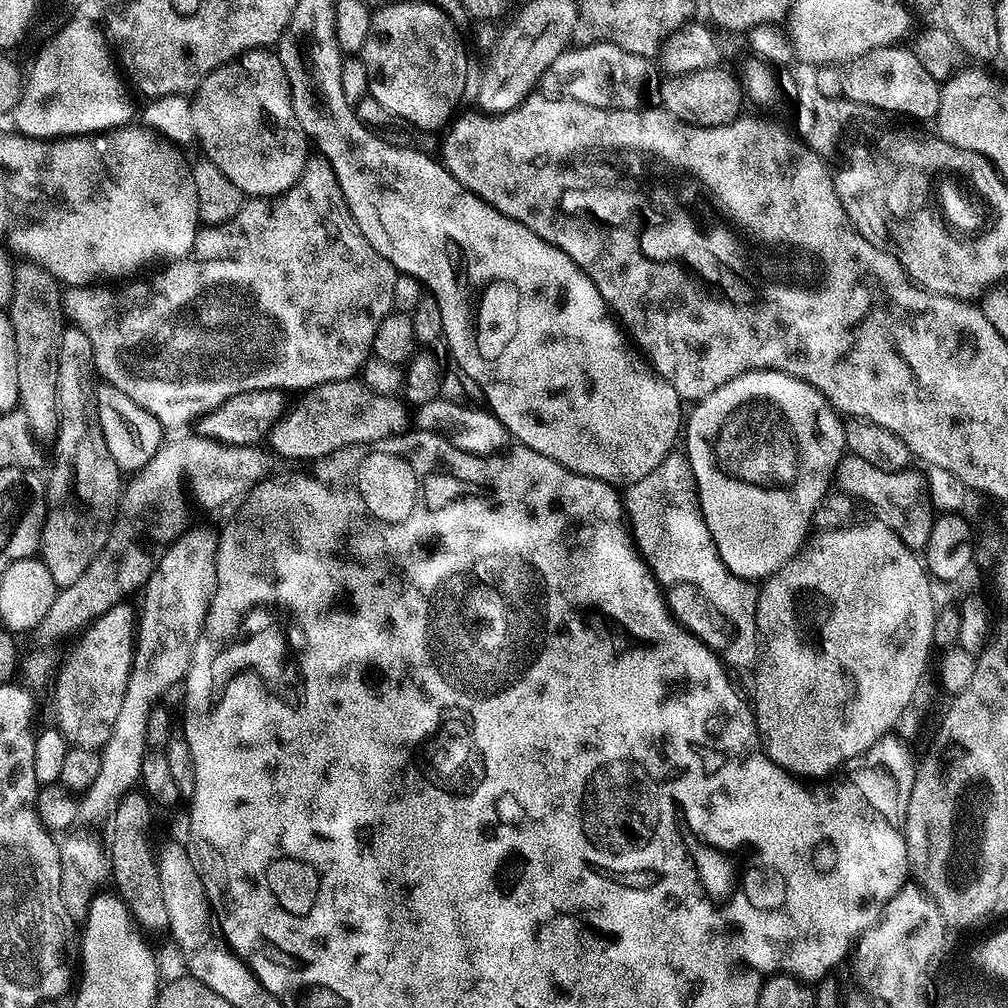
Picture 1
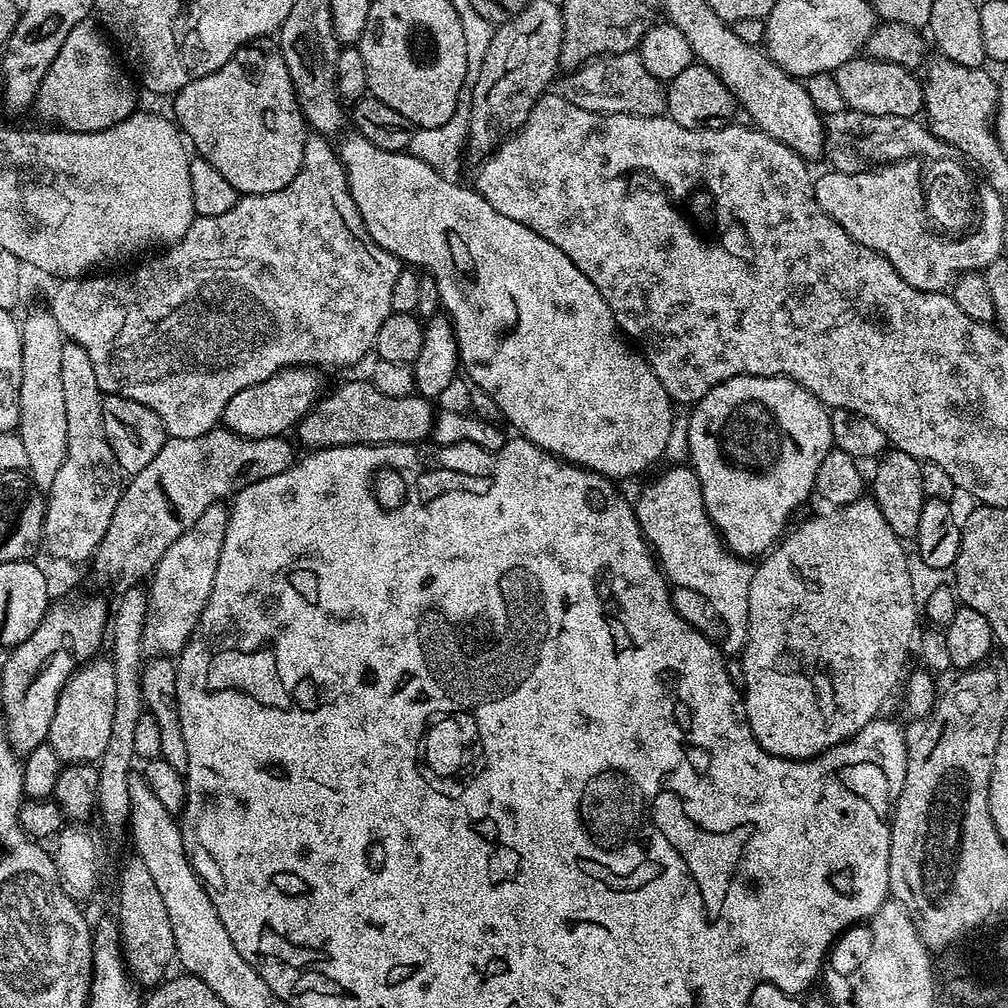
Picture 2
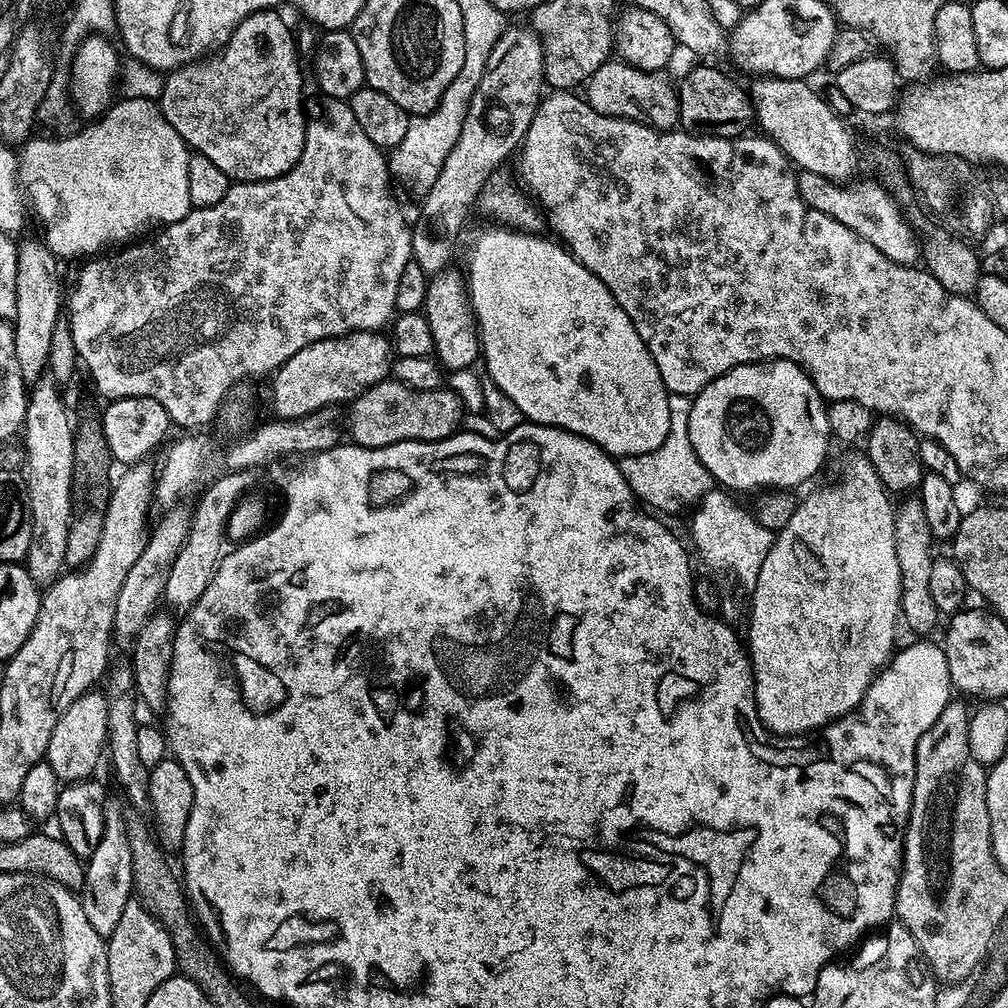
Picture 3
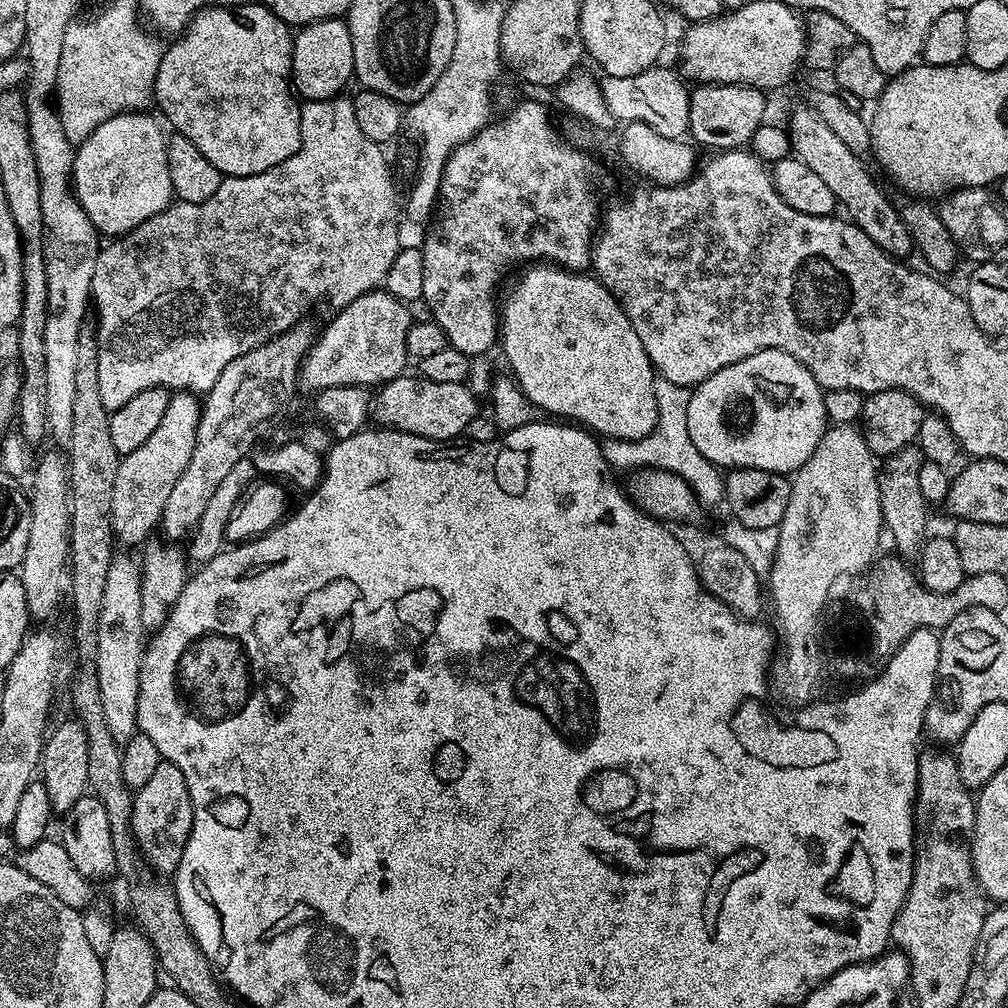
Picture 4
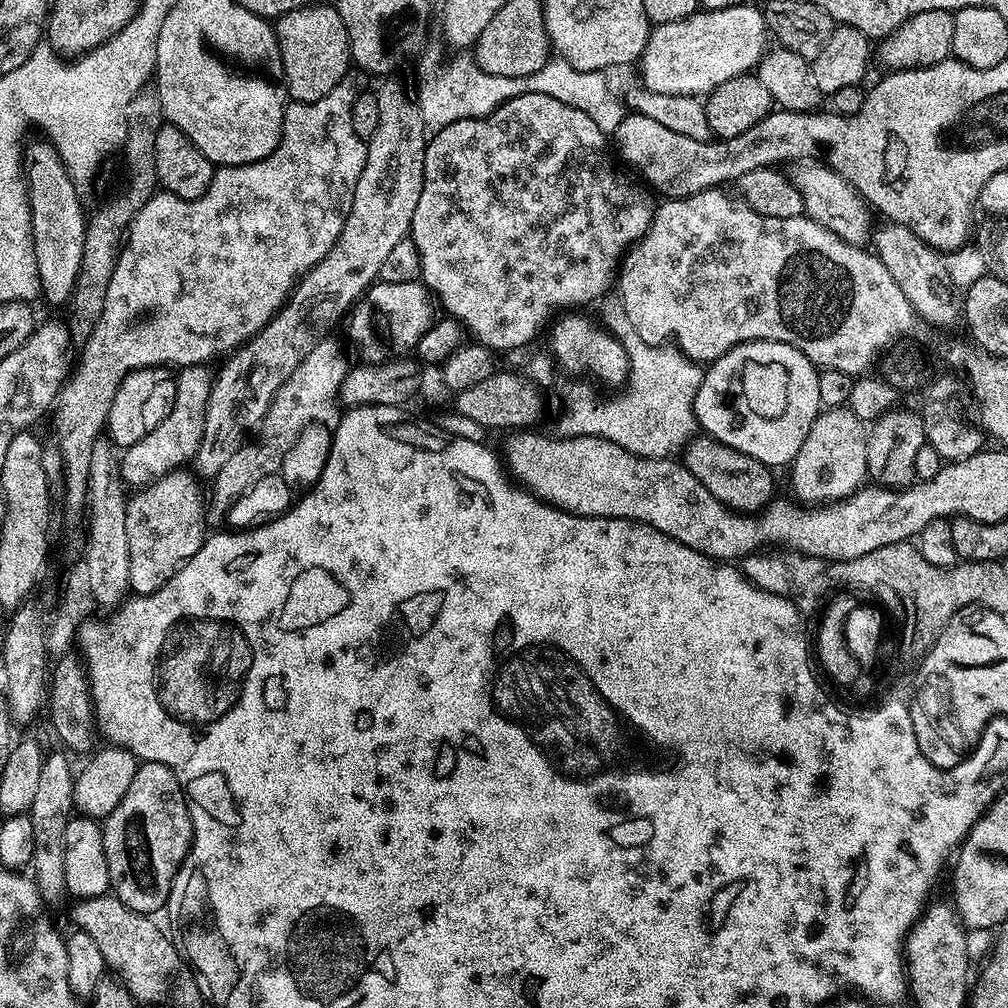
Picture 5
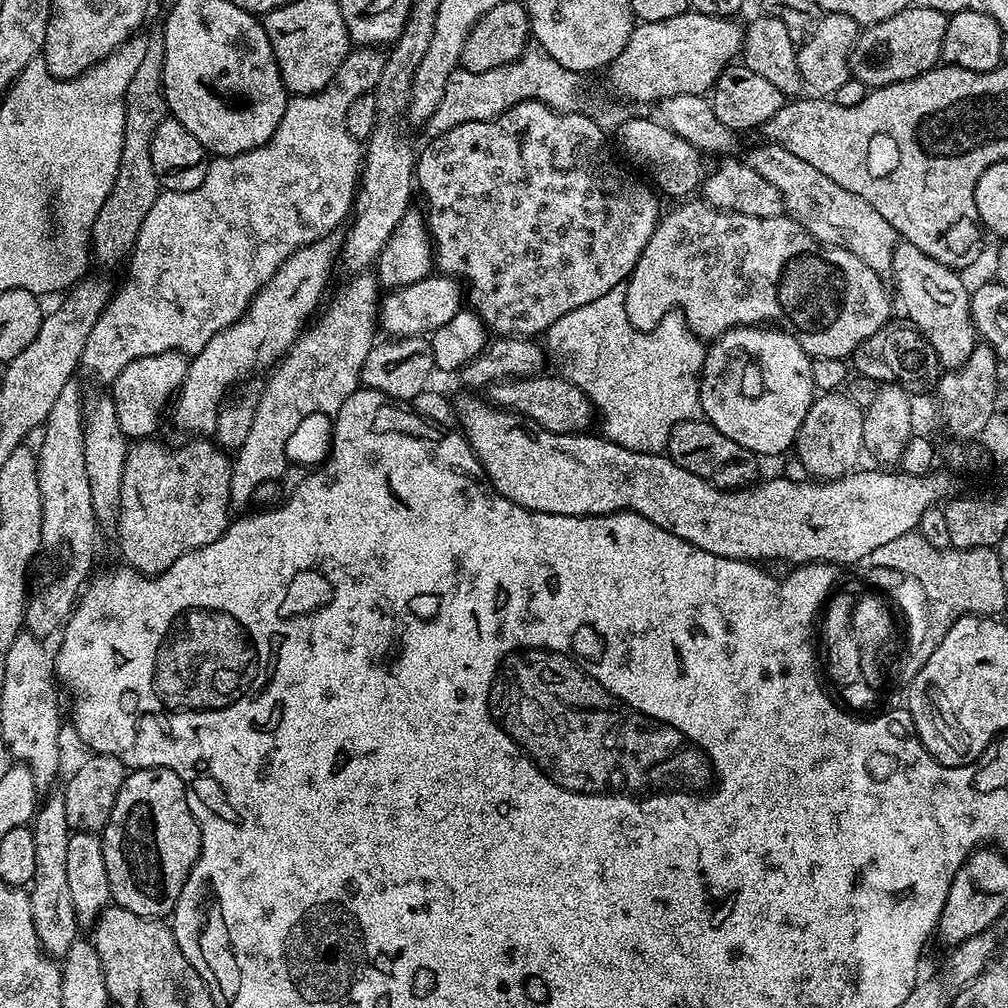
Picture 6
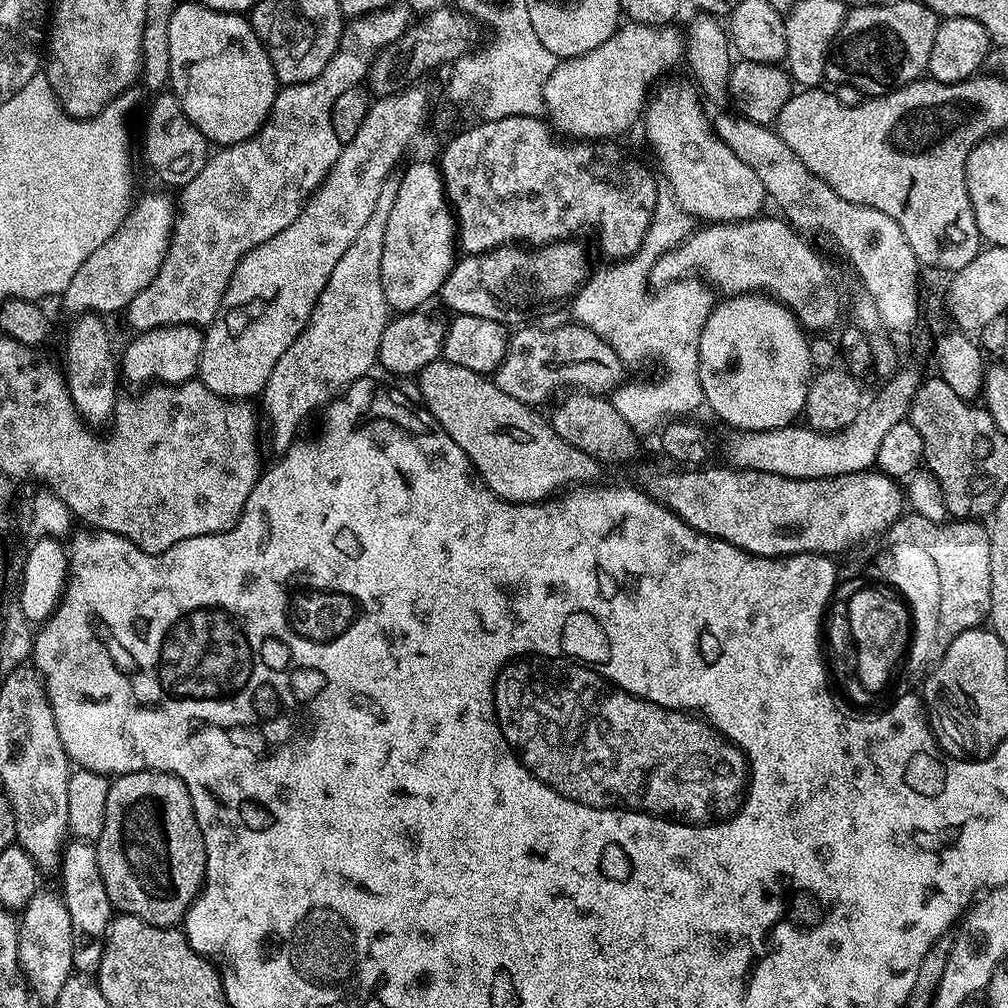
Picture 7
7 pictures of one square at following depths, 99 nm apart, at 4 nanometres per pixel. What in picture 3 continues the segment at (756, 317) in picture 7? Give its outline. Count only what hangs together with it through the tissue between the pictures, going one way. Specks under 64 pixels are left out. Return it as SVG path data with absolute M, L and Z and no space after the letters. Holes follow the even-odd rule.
M773 360L771 362L761 362L758 364L743 364L710 382L692 397L692 409L690 410L690 443L694 446L694 454L706 466L706 470L711 474L713 481L721 489L729 493L736 492L756 492L762 490L796 490L799 484L804 484L820 467L824 464L824 459L828 456L828 444L830 445L830 433L828 430L828 410L826 401L820 395L819 390L814 386L814 382L803 368L799 368L794 362L789 360Z

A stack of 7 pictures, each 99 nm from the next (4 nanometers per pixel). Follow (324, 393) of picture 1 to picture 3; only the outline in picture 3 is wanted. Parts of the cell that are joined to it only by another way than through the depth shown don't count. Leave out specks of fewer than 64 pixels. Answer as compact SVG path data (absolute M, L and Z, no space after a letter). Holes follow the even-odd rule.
M395 378L380 380L351 401L346 412L346 432L351 443L364 448L381 448L407 440L445 440L457 431L462 415L459 398L448 386L414 390Z

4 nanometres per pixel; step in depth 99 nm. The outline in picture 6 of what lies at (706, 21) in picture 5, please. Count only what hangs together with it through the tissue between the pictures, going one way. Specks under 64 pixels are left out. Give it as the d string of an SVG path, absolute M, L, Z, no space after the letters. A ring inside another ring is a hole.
M689 10L678 14L669 20L649 20L647 22L640 22L633 27L630 34L630 42L626 42L626 46L622 50L622 54L618 54L618 58L610 65L610 73L612 72L612 84L621 92L629 101L641 100L642 103L648 104L659 102L669 96L702 96L705 95L715 85L716 80L724 72L724 69L729 67L741 55L744 46L744 28L741 25L736 25L737 21L732 18L725 18L722 16L711 16L710 14L702 14L695 10Z

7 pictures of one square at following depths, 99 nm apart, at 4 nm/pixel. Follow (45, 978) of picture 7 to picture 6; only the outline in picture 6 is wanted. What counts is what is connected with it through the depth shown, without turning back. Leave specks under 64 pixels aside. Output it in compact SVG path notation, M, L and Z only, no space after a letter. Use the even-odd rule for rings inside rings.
M56 794L45 804L43 801L30 827L34 834L34 878L30 885L34 930L44 951L53 958L62 958L78 938L74 902L70 902L70 885L66 882L66 842L70 829L63 795Z

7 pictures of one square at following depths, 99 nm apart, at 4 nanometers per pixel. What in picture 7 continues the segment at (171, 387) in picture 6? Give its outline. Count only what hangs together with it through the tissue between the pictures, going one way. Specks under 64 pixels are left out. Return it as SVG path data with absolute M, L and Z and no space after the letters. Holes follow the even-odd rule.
M179 324L155 328L133 335L133 340L118 356L118 368L132 384L144 384L147 380L160 380L161 385L185 384L199 373L204 332L194 324Z

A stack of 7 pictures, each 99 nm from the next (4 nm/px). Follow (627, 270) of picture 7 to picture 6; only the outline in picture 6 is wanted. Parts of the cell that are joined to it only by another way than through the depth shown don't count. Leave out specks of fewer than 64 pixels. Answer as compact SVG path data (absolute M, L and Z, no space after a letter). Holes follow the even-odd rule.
M623 291L607 292L586 306L578 306L578 310L570 310L570 314L562 314L558 322L549 326L546 339L546 348L551 355L553 352L556 356L564 356L559 371L592 399L599 419L600 416L604 419L603 435L618 446L626 446L626 450L663 453L674 426L701 415L700 378L706 344L692 331L679 310L665 314L652 332L640 332L628 321Z

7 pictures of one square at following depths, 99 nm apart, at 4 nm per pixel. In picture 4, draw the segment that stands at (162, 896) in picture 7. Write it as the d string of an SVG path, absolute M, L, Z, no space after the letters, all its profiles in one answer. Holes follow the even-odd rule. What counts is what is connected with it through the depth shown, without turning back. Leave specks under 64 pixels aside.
M161 759L158 770L150 777L146 786L135 789L132 797L132 833L141 857L146 861L153 873L175 873L188 835L192 833L192 799L186 786L186 778L182 778L182 770L169 760Z

